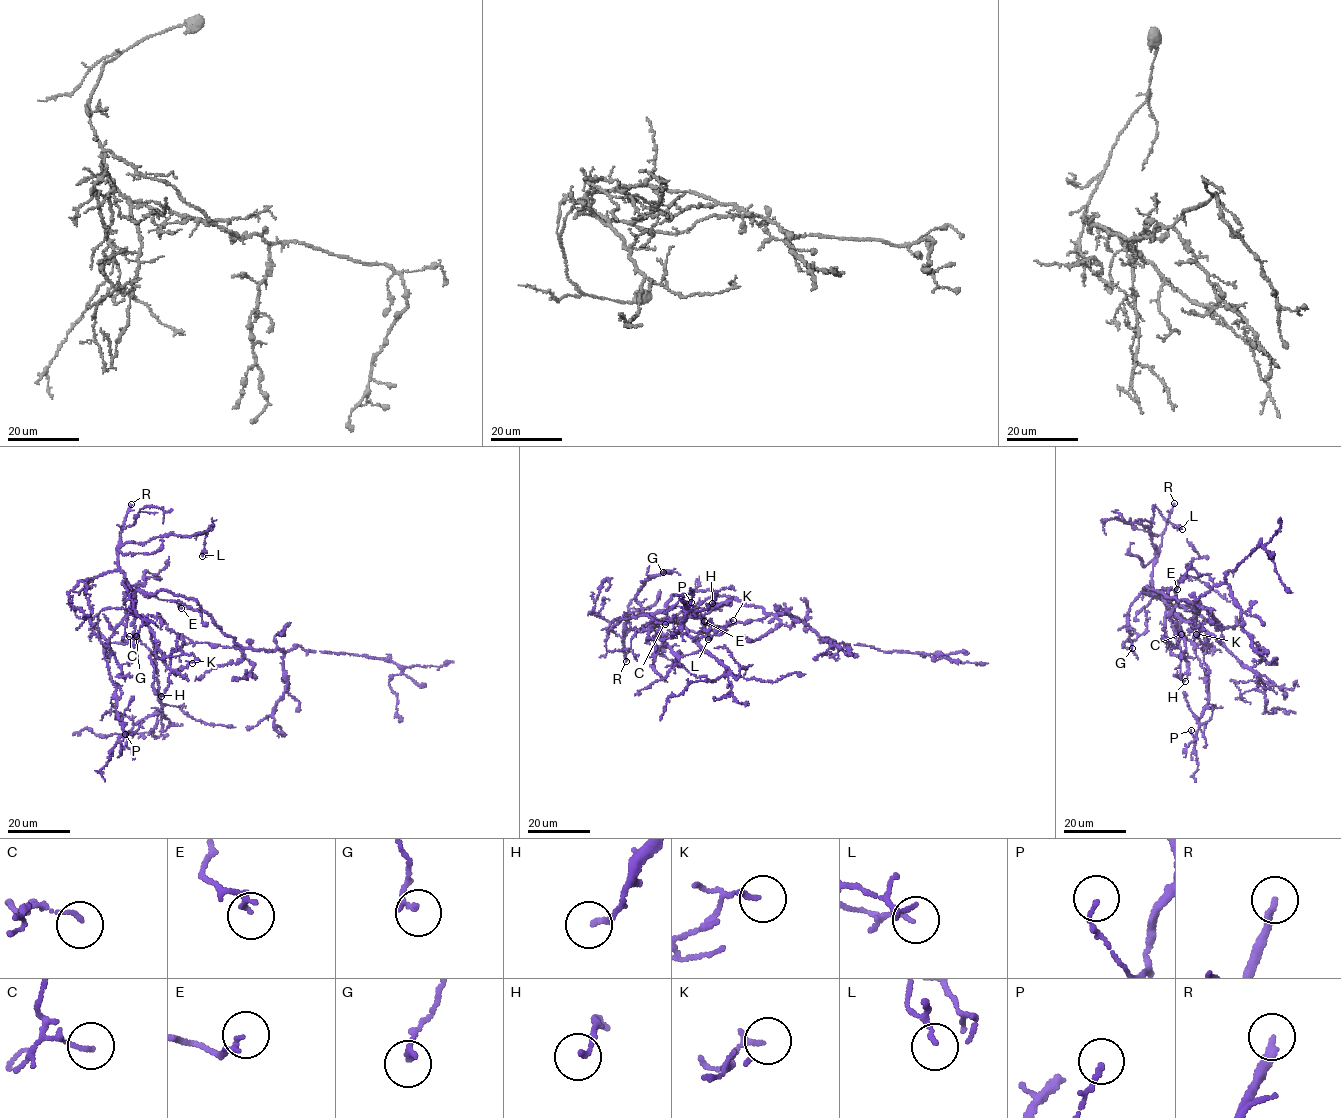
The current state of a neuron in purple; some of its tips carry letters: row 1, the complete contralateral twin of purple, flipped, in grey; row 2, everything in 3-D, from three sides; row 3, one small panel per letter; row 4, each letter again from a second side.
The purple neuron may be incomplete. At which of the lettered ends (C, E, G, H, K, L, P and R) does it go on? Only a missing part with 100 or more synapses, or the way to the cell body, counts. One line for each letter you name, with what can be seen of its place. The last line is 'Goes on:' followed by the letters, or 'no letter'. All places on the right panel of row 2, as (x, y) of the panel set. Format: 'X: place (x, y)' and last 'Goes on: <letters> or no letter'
R: place (1174, 503)
Goes on: R

